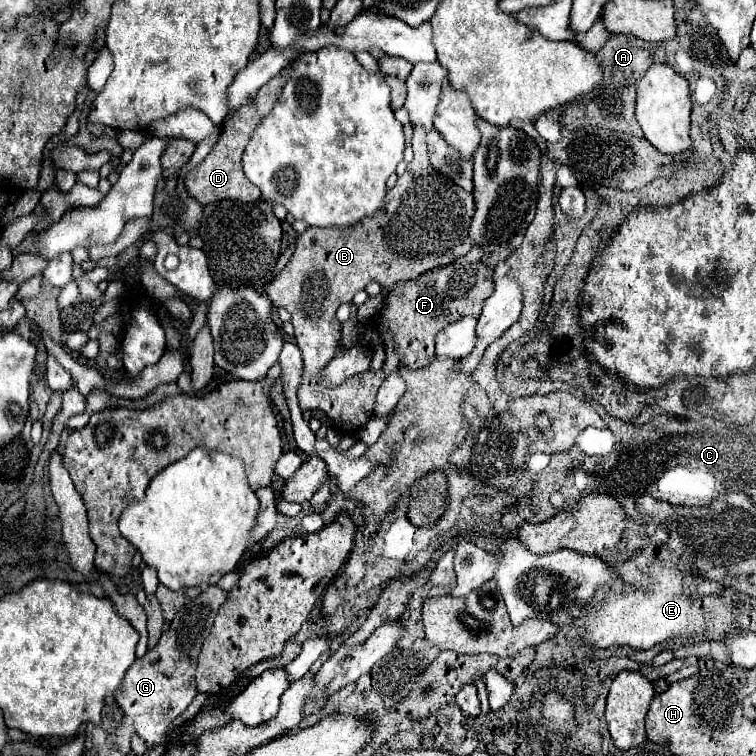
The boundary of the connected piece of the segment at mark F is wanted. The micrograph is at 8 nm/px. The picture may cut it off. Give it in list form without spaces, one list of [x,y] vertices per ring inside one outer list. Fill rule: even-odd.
[[[474,245],[460,261],[446,265],[444,269],[434,269],[432,273],[422,273],[420,277],[396,285],[390,289],[382,301],[378,317],[368,325],[382,341],[392,339],[400,363],[410,369],[422,369],[434,359],[434,339],[450,323],[472,315],[478,317],[482,303],[492,295],[494,279],[492,269],[484,263],[486,253],[480,245]]]

